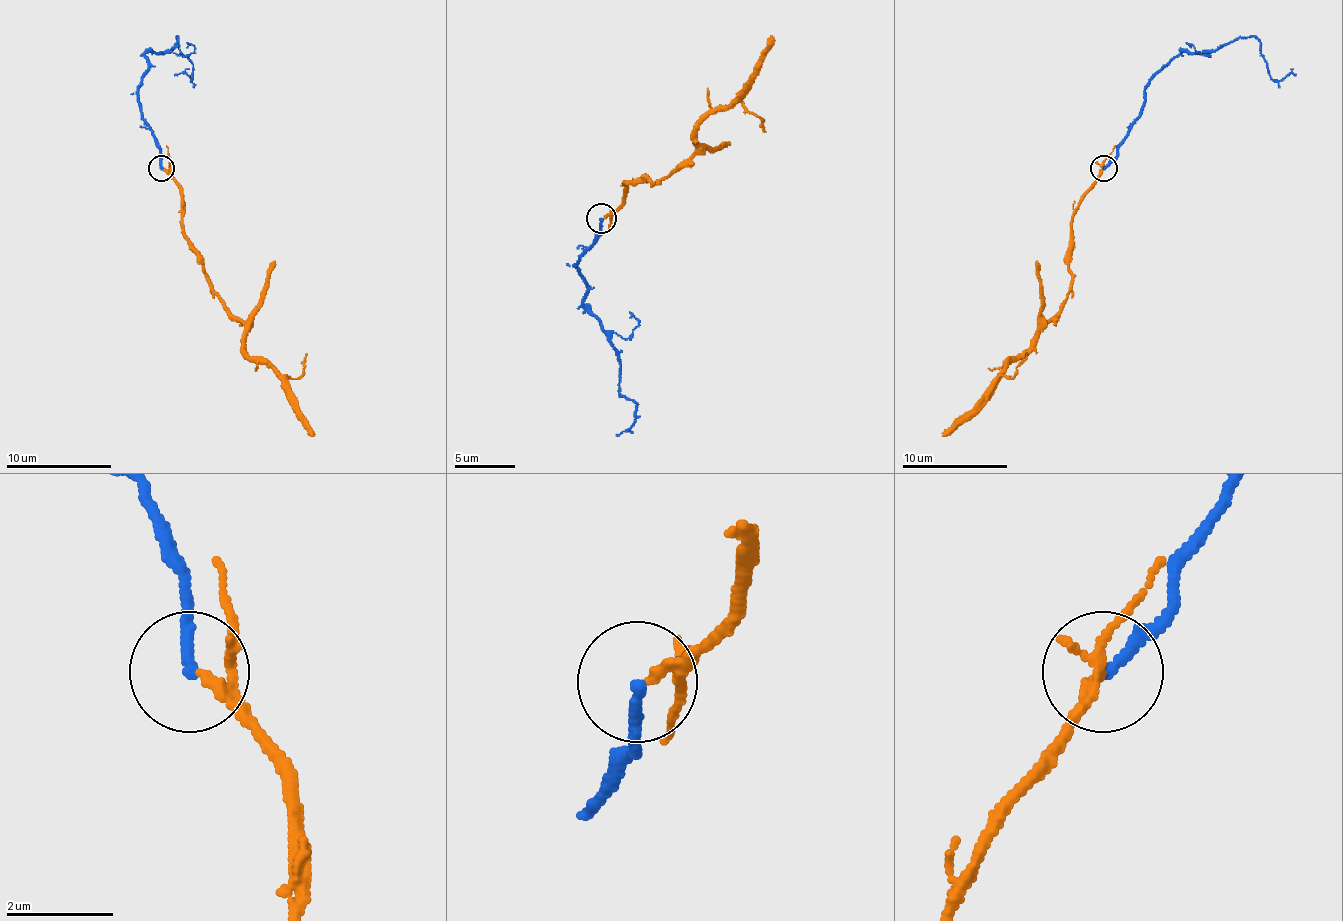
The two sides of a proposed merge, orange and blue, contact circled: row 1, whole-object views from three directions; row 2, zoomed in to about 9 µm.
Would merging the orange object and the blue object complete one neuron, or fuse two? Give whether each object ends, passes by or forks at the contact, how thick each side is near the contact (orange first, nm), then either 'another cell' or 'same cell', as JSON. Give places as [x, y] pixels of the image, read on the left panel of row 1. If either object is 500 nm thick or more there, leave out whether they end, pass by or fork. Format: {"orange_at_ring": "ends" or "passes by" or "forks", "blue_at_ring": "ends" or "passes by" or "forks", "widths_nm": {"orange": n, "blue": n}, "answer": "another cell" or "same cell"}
{"orange_at_ring": "passes by", "blue_at_ring": "ends", "widths_nm": {"orange": 130, "blue": 220}, "answer": "same cell"}

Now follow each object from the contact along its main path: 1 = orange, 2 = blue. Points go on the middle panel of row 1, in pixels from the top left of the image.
1: (602, 218), (623, 203), (626, 182), (662, 182), (694, 152), (694, 131), (754, 74), (772, 35)
2: (602, 218), (575, 265), (587, 286), (584, 304), (617, 352), (620, 394), (638, 403), (635, 421), (617, 436)

